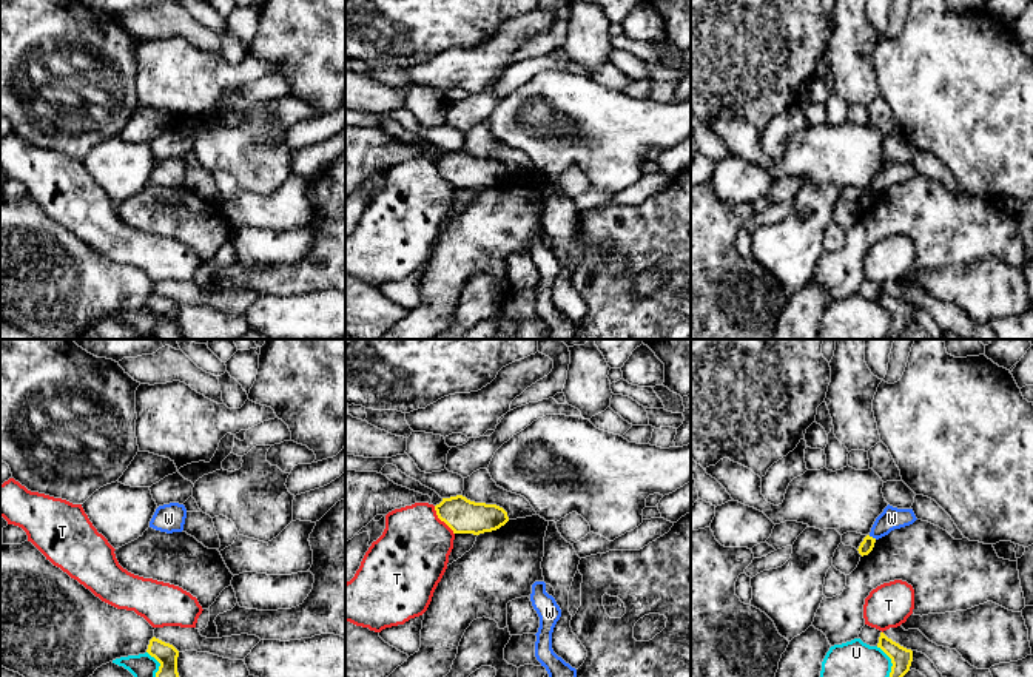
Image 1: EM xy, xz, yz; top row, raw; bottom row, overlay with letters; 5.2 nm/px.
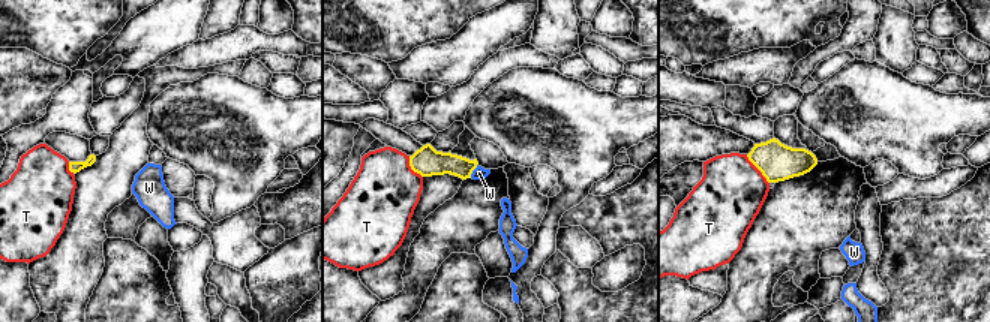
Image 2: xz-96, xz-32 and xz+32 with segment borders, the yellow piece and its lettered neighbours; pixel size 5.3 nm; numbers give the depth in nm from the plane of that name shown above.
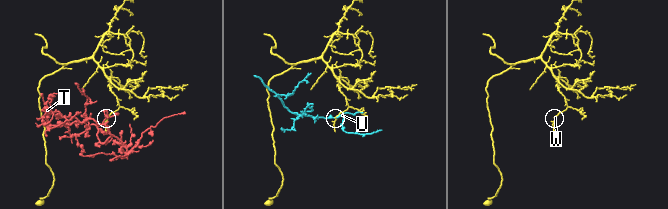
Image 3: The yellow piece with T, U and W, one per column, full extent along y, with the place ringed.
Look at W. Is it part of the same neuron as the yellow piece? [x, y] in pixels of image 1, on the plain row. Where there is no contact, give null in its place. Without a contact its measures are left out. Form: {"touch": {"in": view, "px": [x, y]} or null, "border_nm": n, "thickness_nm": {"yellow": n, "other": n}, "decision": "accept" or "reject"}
{"touch": {"in": "yz", "px": [871, 191]}, "border_nm": 50, "thickness_nm": {"yellow": 70, "other": 120}, "decision": "reject"}

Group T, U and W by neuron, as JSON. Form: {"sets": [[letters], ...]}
{"sets": [["T"], ["U"], ["W"]]}

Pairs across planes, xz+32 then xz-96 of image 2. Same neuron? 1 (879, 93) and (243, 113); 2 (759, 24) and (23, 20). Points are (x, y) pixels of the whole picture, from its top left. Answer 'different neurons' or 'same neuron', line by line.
1: same neuron
2: same neuron

